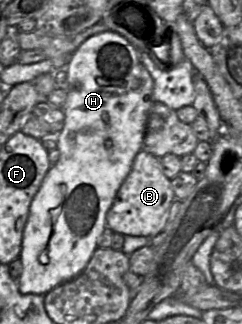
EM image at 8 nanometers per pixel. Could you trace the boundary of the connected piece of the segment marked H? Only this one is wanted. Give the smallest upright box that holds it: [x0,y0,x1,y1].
[17,30,153,295]

